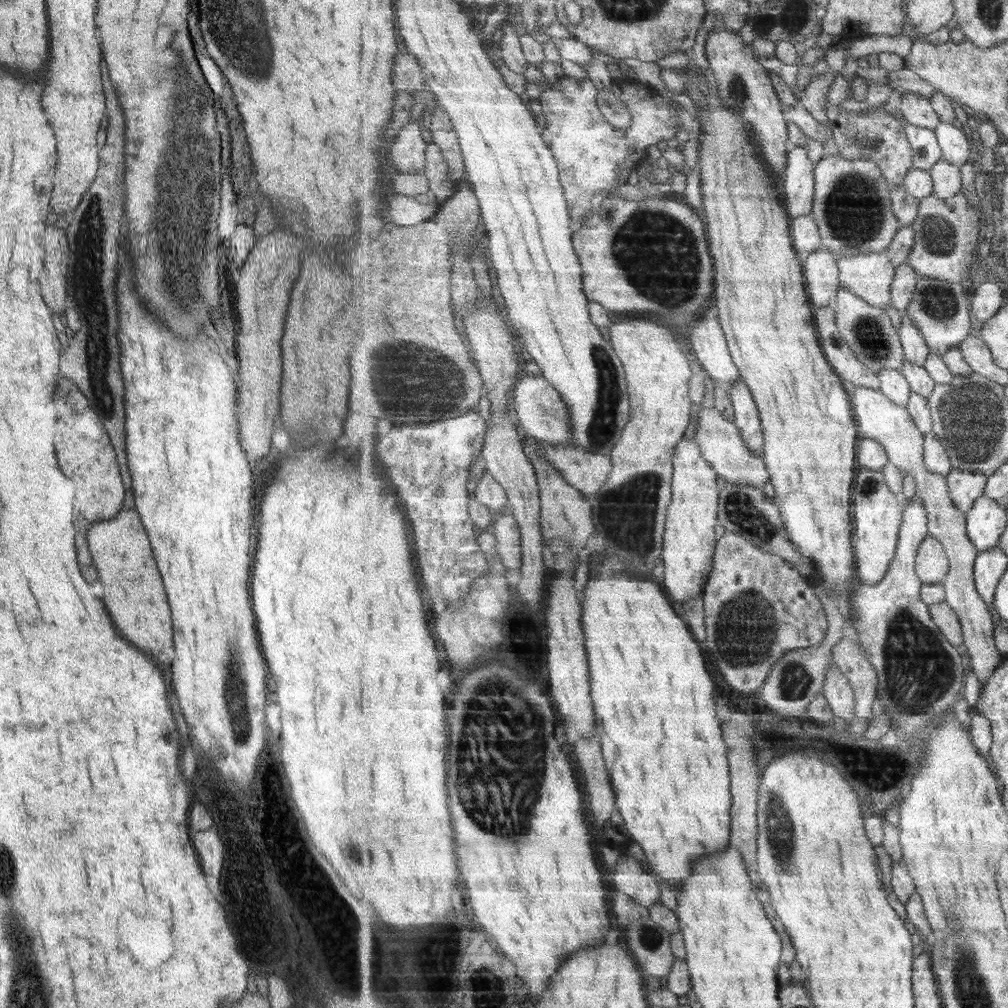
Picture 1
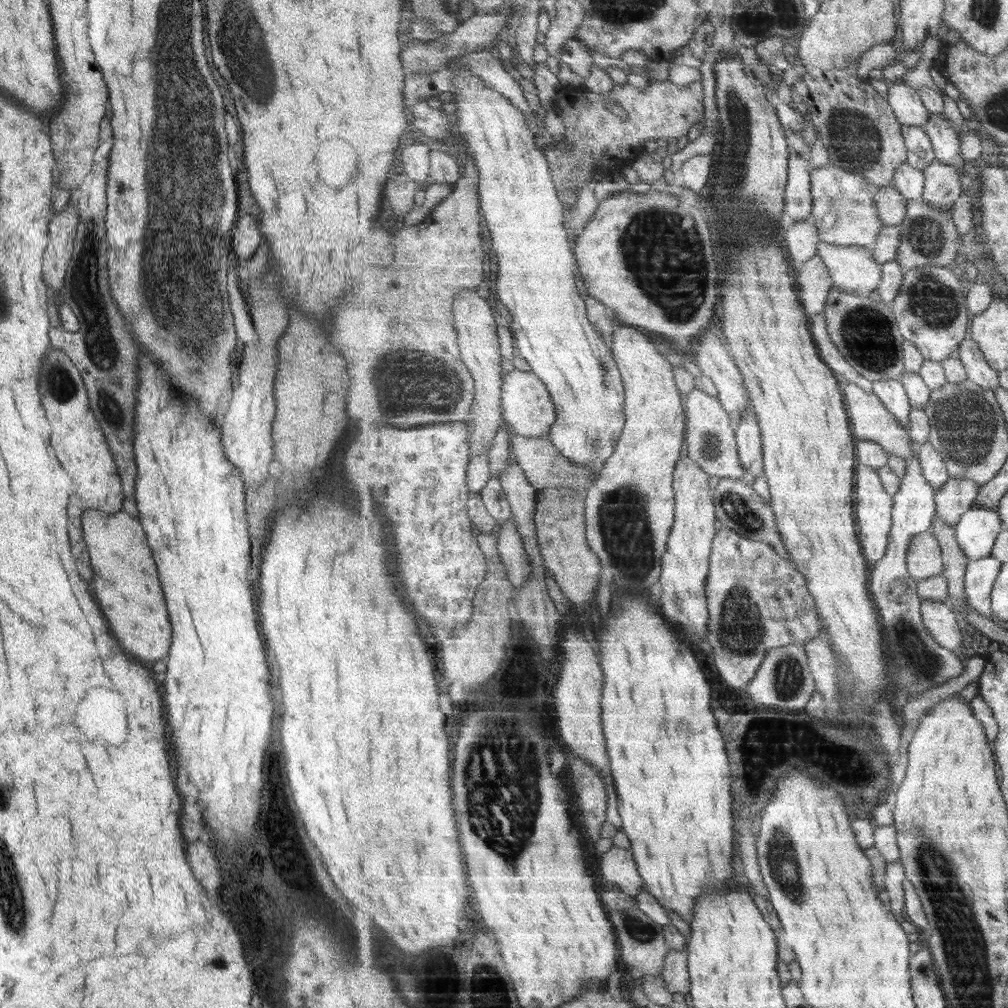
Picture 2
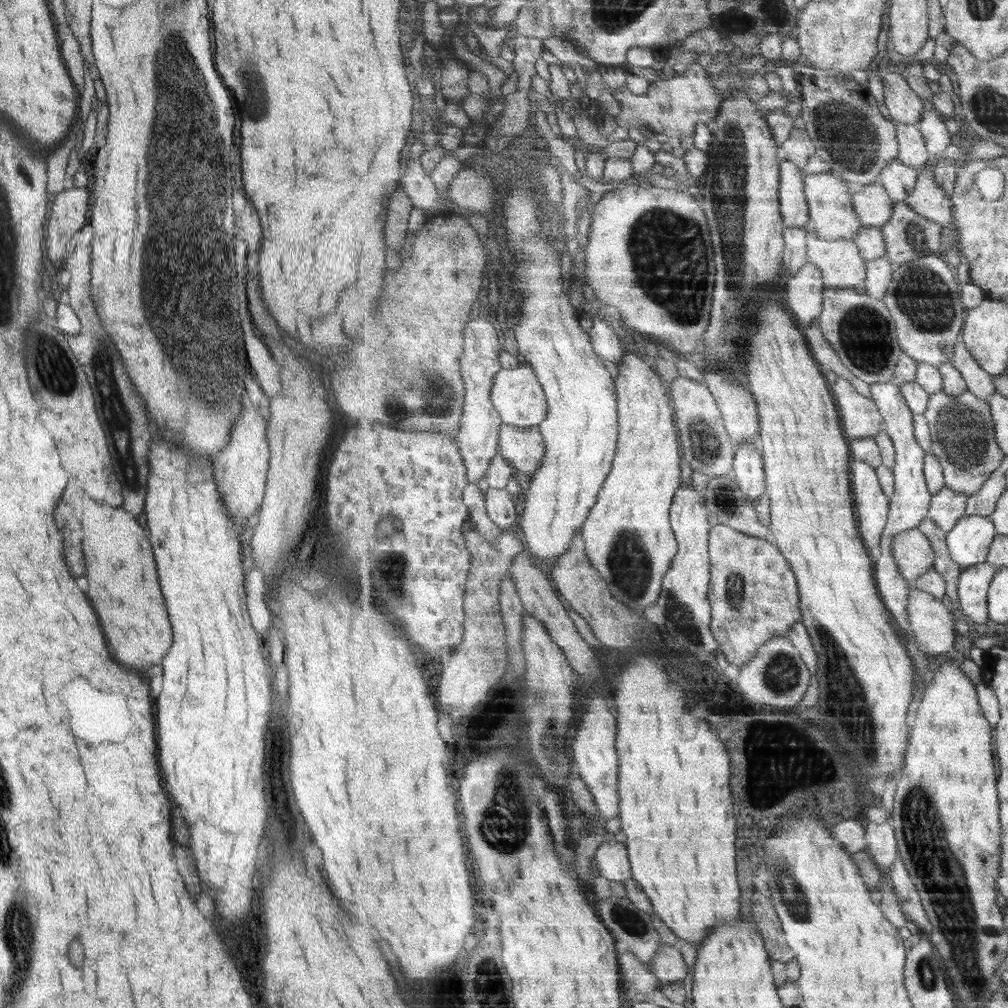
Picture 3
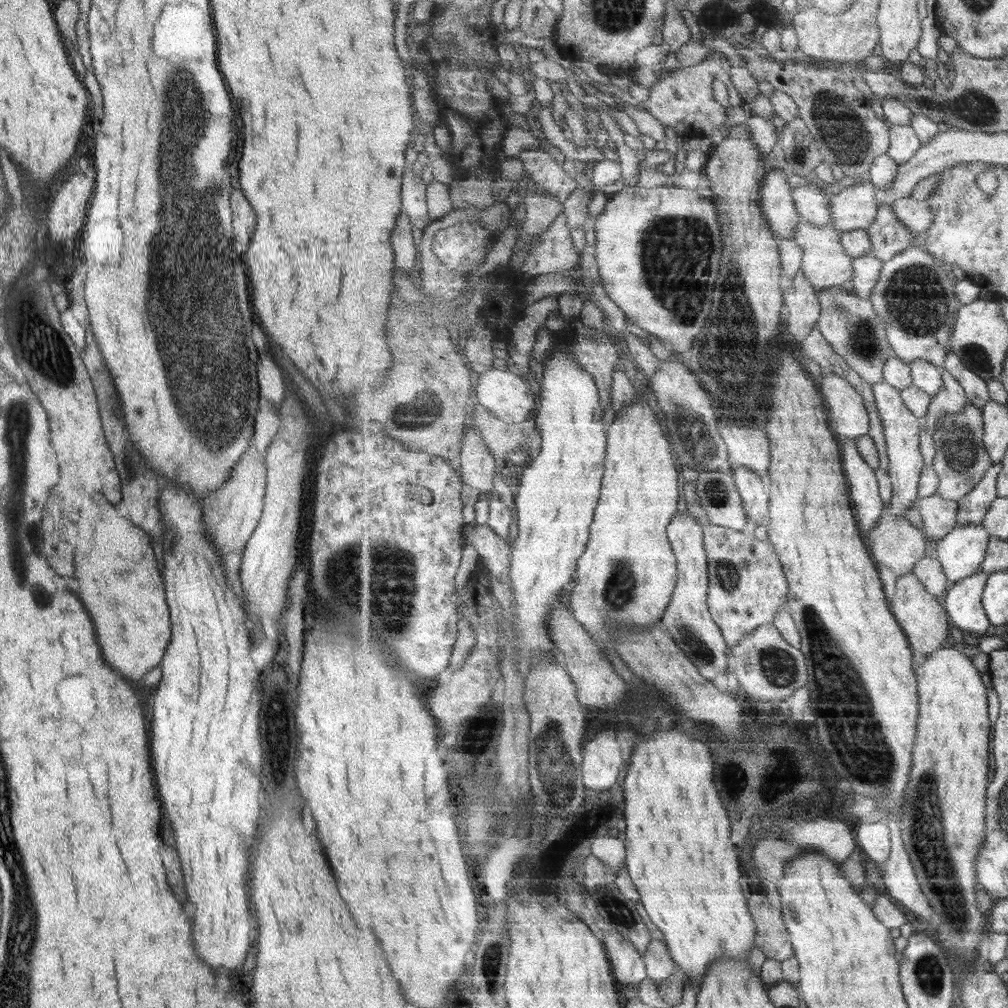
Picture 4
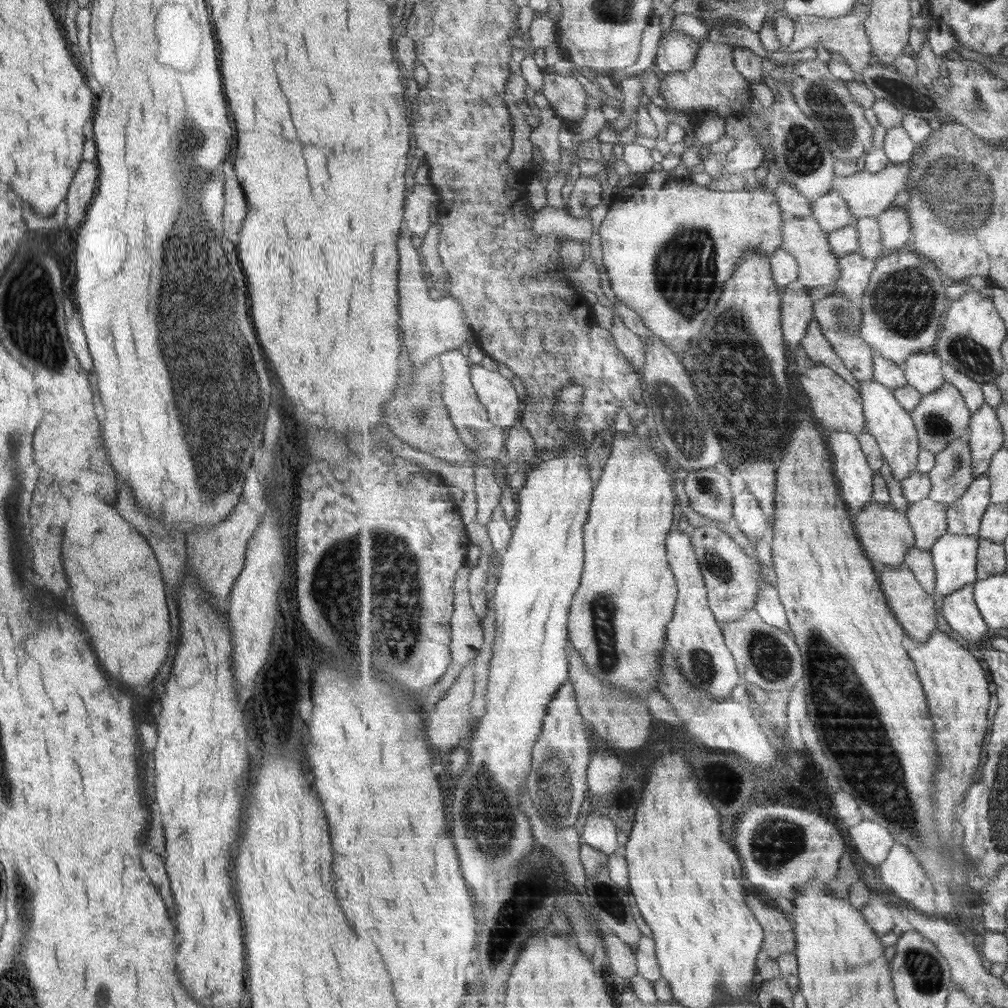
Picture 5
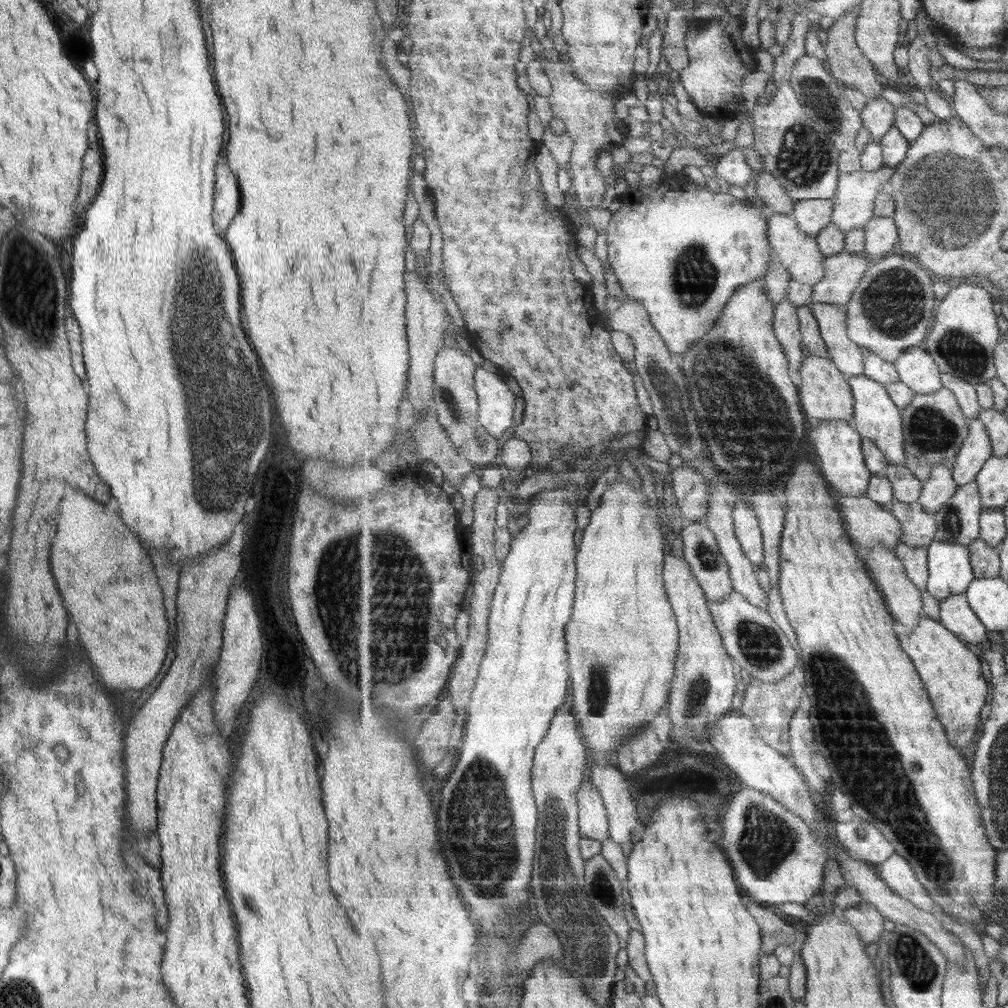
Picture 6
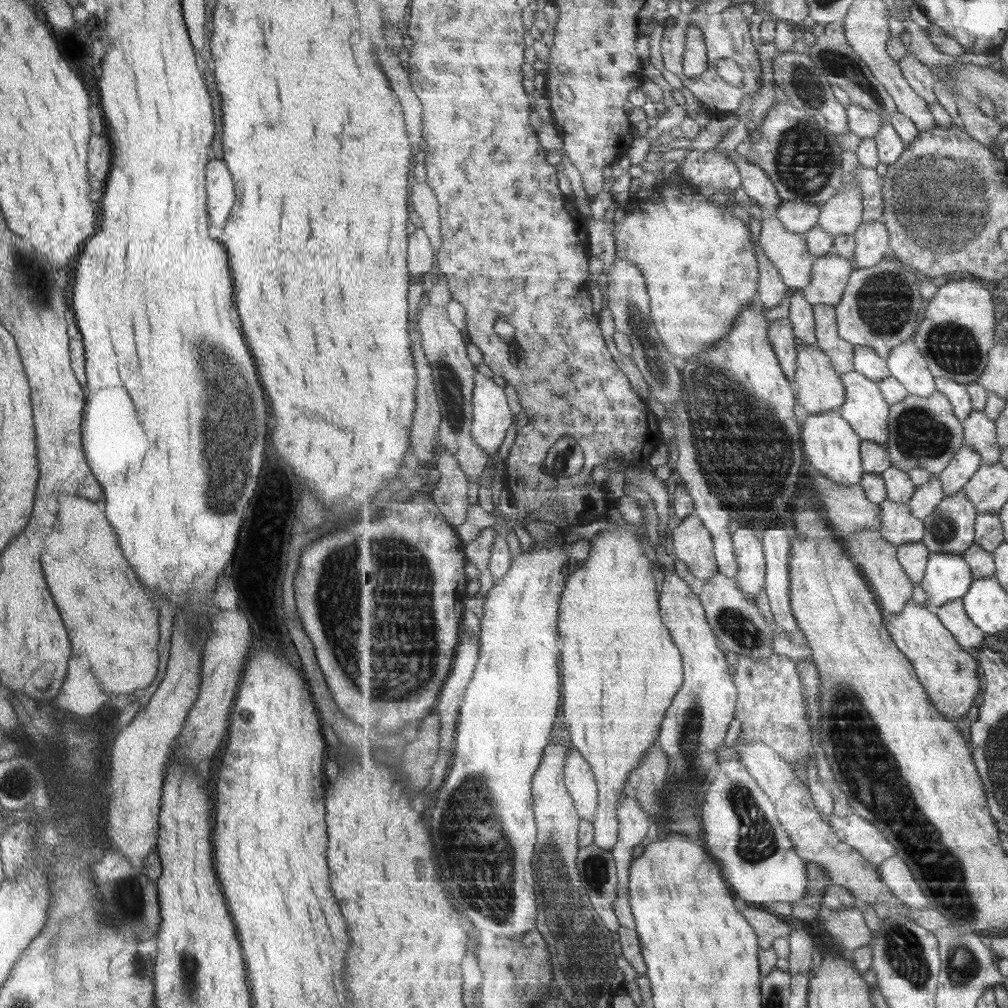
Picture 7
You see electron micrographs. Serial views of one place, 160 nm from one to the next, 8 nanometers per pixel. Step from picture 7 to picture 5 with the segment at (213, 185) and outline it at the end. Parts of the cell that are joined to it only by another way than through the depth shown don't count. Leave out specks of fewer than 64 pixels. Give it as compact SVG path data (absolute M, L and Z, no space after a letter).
M222 164L225 172L225 193L223 205L223 230L227 234L239 232L239 226L243 224L243 218L247 214L247 206L243 200L243 192L235 180L233 166Z

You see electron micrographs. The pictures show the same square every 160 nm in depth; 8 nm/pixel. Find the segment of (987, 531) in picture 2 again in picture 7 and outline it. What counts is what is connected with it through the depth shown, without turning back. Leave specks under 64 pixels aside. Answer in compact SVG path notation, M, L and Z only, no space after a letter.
M930 553L925 579L921 584L928 606L936 609L949 601L962 599L973 584L971 567L962 555Z

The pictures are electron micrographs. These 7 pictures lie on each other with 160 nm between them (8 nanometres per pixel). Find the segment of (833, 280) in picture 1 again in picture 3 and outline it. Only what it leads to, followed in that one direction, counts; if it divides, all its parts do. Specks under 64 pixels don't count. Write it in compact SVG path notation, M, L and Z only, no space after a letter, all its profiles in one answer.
M811 262L787 281L786 304L800 327L809 328L821 317L826 287L822 270Z

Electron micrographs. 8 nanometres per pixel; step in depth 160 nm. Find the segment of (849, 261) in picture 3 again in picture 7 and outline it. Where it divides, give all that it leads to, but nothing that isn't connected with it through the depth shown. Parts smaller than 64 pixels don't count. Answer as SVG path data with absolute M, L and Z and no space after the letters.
M775 215L762 220L761 247L779 269L785 284L792 290L804 289L814 277L814 259L806 237L792 233Z

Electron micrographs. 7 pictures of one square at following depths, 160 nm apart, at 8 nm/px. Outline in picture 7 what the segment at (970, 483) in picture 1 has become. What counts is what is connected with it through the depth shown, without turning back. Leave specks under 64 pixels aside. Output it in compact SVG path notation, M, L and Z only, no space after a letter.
M887 499L882 506L882 535L895 546L905 543L922 542L925 536L924 521L913 516L909 504Z

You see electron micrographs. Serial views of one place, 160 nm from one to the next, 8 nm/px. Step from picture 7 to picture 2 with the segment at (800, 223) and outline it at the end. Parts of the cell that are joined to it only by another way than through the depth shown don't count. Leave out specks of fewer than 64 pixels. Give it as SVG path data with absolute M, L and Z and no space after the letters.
M895 186L875 189L875 200L882 218L887 226L899 226L907 218L908 200Z

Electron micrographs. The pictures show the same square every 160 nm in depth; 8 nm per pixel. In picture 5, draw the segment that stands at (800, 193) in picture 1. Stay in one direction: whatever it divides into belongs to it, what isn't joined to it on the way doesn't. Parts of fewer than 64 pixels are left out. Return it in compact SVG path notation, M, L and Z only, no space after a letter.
M668 174L658 189L631 186L620 187L618 191L619 198L609 205L599 228L603 265L612 291L621 303L635 310L653 335L663 339L675 352L684 353L691 346L693 334L701 332L703 322L717 306L723 294L723 284L737 270L738 262L751 251L767 255L770 259L783 247L785 214L777 195L767 184L748 190L722 191L718 188L713 191L692 183L688 175L678 182L673 174Z

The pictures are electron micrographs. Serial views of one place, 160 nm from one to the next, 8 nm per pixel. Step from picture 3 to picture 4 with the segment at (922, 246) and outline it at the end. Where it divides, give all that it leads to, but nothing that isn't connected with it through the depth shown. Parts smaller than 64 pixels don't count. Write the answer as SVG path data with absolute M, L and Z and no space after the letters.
M880 204L876 221L868 228L873 254L884 263L911 248L915 235L899 220L892 205Z

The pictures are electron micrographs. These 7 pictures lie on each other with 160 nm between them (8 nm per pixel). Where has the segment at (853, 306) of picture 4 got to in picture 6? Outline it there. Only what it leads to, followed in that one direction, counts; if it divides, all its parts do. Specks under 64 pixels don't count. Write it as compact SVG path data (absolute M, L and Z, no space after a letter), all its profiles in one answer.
M811 303L810 308L818 320L830 359L847 377L864 375L865 360L862 347L847 334L847 312L835 304Z

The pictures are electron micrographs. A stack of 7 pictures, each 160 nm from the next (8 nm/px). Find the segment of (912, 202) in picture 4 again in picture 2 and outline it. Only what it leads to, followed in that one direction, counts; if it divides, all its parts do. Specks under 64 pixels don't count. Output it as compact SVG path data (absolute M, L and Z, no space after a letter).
M935 160L925 170L926 185L922 196L933 209L951 211L955 200L961 196L961 180L954 166Z

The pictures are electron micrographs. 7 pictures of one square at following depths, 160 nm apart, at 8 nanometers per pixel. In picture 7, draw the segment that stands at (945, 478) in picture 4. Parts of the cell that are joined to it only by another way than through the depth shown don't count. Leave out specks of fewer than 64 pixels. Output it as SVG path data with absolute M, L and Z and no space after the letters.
M932 474L929 482L922 484L916 489L914 497L909 502L913 516L924 521L938 509L946 495L940 476Z

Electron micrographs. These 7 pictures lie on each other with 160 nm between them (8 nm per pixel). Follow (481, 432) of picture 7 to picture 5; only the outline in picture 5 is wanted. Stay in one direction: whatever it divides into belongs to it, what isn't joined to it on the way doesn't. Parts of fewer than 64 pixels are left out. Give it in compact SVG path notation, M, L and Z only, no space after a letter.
M472 364L472 382L495 426L511 429L521 420L521 400L515 386L501 372Z

